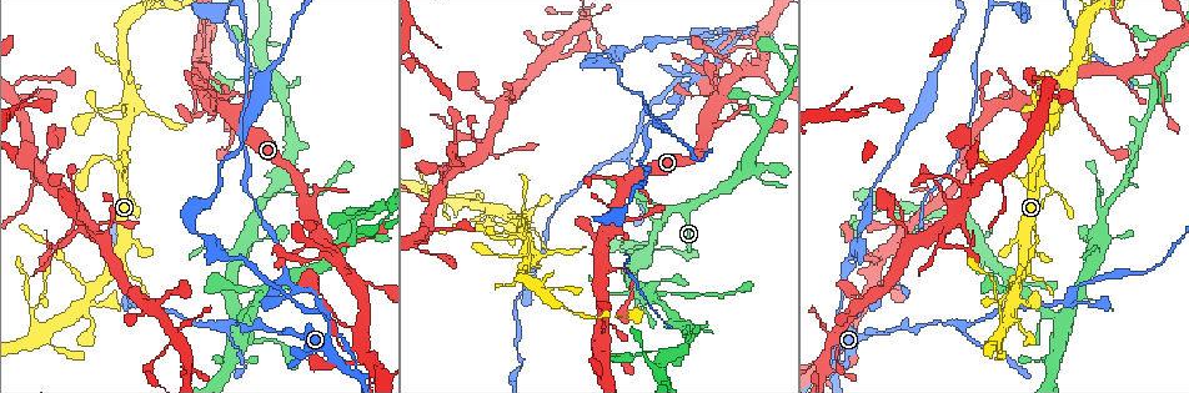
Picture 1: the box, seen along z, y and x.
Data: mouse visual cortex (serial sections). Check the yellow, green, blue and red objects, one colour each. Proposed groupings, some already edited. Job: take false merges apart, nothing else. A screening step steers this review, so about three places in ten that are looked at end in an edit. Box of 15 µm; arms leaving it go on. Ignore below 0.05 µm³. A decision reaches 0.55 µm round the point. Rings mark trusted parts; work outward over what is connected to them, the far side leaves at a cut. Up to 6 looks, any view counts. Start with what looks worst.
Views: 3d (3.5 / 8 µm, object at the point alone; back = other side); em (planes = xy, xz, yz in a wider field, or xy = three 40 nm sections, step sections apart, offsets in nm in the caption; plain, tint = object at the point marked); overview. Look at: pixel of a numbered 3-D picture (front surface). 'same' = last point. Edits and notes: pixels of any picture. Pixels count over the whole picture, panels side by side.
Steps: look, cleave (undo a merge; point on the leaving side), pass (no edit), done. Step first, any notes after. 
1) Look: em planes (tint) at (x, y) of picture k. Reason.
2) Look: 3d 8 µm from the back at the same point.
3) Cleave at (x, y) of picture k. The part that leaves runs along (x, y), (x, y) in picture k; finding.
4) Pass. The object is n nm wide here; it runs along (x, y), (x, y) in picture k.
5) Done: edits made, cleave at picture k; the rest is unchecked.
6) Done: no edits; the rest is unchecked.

Look: 3d 3.5 µm from the back at (357, 373) of picture 1. Looks like a crossing.

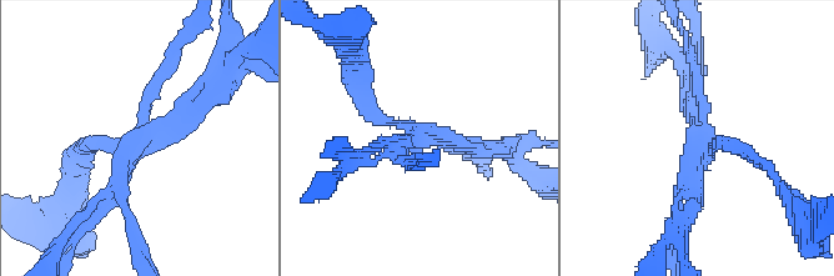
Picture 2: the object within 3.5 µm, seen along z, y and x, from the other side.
Look: em xy step 3 (tint) at (700, 133) of picture 2. 4 arms meet here; the arms are 150, 200, 200, 200 nm wide.

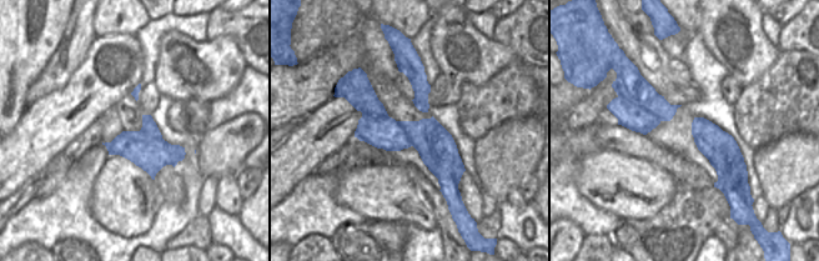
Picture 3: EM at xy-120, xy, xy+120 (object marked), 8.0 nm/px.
Cleave at (682, 182) of picture 2. The part that leaves runs along (687, 65), (696, 54), (696, 31) in picture 2; two cells meet here.

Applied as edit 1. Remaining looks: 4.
Look: overview.

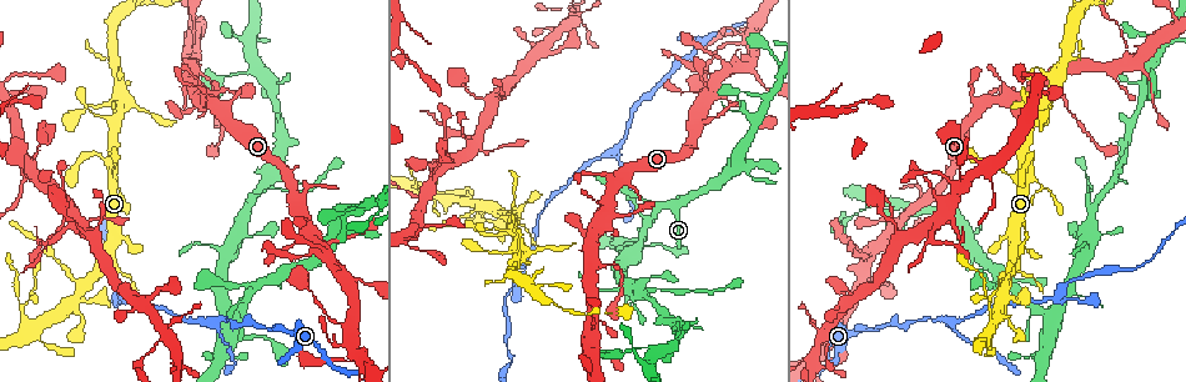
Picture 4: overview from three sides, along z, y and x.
Look: 3d 8 µm at (1131, 59) of picture 4. Four or more arms meet.

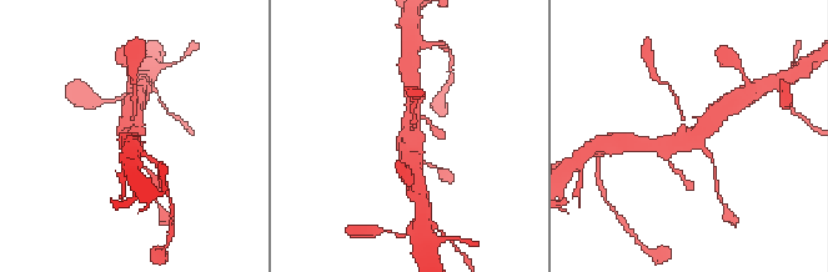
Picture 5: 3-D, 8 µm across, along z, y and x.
Look: em xy step 5 (tint) at (689, 138) of picture 5. 4 arms meet here; the arms are 100, 150, 450, 500 nm wide.

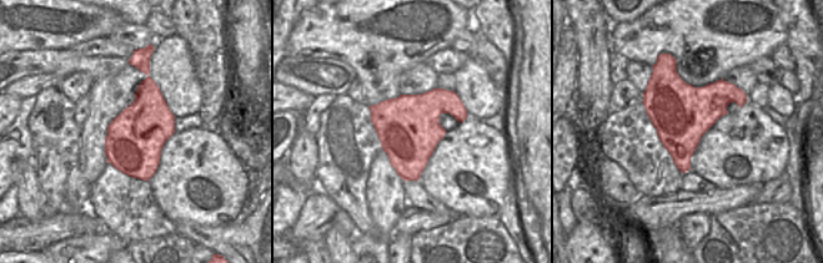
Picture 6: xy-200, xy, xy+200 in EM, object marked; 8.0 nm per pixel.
Pass. It runs along (652, 145), (690, 139), (713, 116) in picture 5; continuous, no second cell.

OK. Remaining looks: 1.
Look: 3d 3.5 µm at (724, 72) of picture 4. Four arms meet.

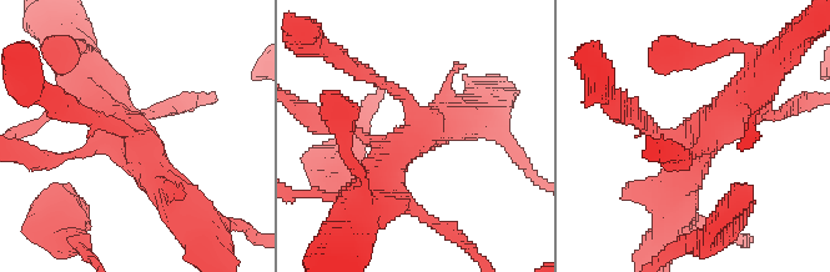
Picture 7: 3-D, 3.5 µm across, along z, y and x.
Pass. 4 arms meet here; the arms are 150, 150, 350, 500 nm wide; it runs along (95, 99), (145, 152), (186, 213) in picture 7; all the same cell.

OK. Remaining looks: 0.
Done: edits made, cleave at picture 2; the rest is unchecked.

